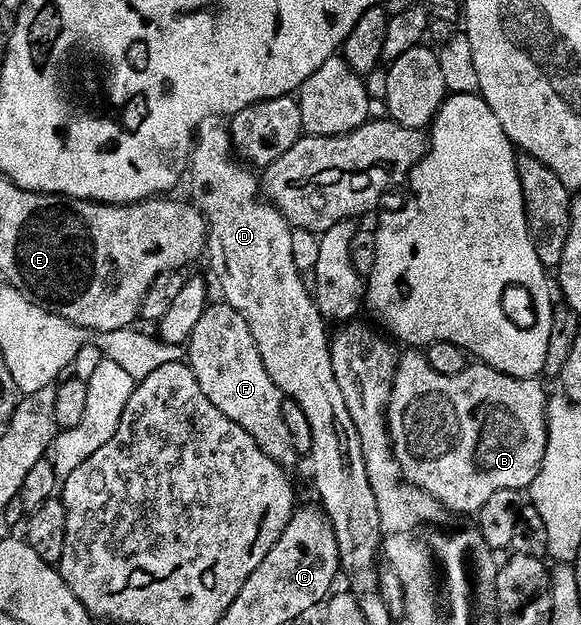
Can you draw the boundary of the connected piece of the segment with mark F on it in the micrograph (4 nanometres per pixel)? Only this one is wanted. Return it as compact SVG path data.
M213 302L206 313L202 313L202 321L198 321L186 344L186 362L192 368L198 385L202 385L202 393L210 397L214 409L226 413L234 425L242 425L242 429L254 437L262 453L281 467L292 469L298 462L298 456L282 417L286 397L278 385L274 385L274 377L266 373L262 353L258 353L254 333L250 333L250 325L246 325L246 317L242 317L242 313L228 303Z

